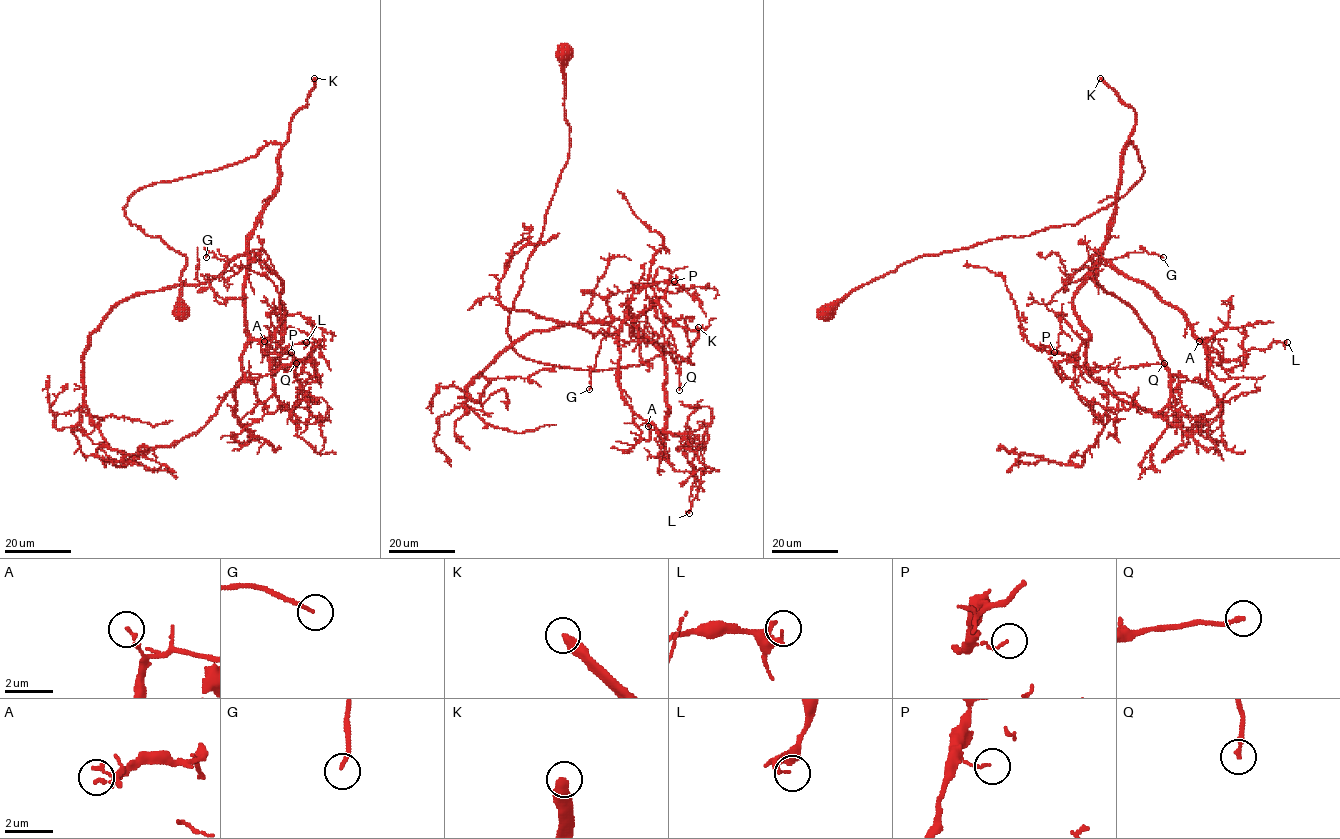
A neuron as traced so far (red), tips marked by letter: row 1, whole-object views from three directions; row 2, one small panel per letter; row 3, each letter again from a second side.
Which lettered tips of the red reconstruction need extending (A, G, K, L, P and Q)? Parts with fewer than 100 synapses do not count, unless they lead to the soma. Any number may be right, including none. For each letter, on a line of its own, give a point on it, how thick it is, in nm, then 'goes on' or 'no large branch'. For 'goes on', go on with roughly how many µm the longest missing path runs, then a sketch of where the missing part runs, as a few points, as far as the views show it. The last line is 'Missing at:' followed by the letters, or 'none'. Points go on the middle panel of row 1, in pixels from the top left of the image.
A: (648, 426) | 150 nm | no large branch
G: (589, 389) | 140 nm | no large branch
K: (698, 327) | 440 nm | goes on | 120 µm
L: (689, 513) | 160 nm | no large branch
P: (674, 281) | 100 nm | no large branch
Q: (679, 390) | 190 nm | no large branch
Missing at: K

